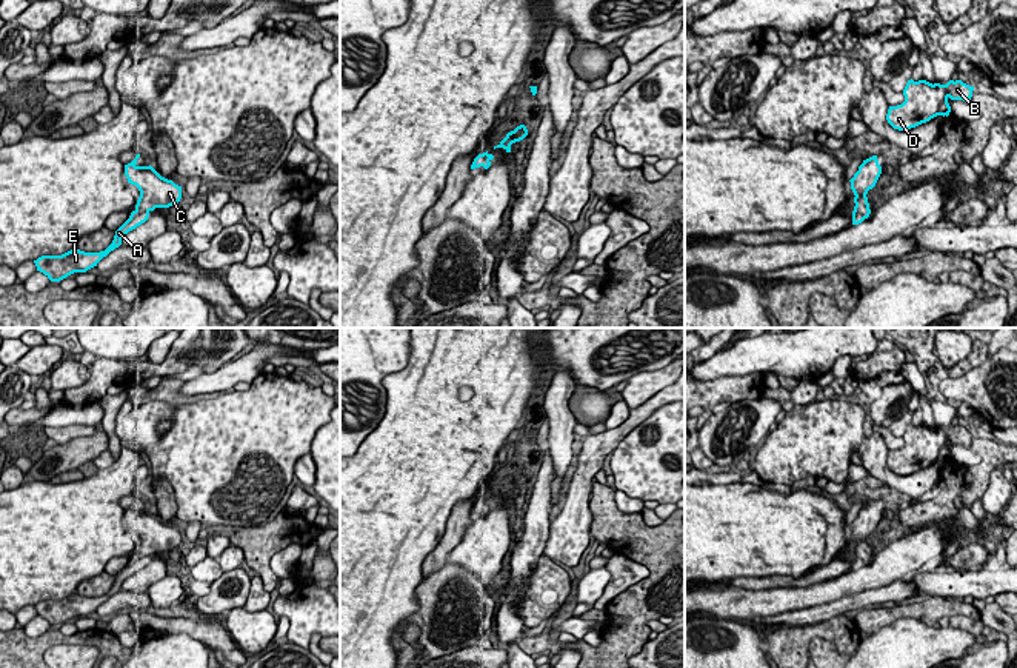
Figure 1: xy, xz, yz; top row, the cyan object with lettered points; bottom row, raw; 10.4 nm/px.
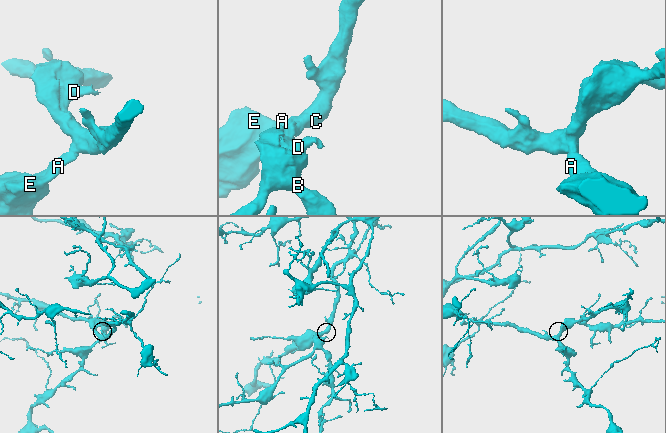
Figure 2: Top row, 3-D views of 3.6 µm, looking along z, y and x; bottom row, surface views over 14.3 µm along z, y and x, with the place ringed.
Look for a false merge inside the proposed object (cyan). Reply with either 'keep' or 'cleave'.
keep

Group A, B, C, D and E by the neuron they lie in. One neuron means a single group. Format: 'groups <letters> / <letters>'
groups A B C D E

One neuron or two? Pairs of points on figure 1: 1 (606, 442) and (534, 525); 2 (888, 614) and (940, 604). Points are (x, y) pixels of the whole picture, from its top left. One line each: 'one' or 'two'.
1: two
2: one

